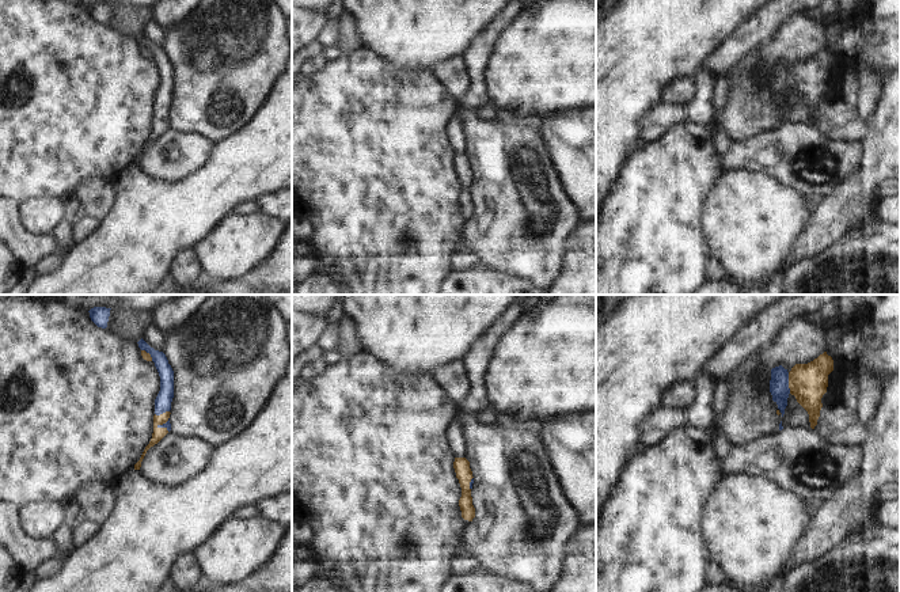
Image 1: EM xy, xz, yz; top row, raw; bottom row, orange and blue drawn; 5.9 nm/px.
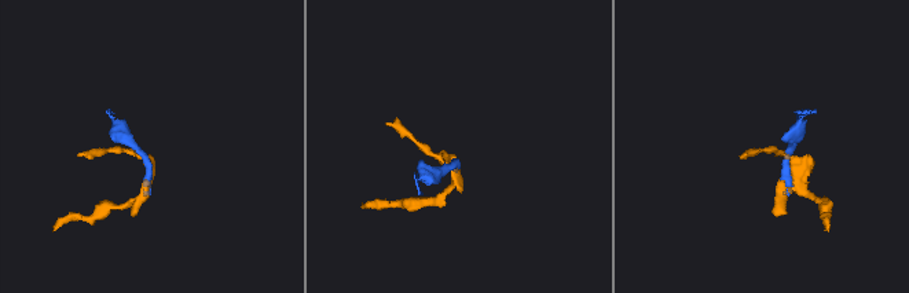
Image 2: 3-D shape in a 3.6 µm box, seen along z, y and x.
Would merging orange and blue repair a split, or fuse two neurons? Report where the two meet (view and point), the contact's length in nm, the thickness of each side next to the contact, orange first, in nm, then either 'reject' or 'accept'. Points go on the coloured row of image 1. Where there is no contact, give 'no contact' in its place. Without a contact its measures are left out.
meets orange in yz at (789, 383); contact 130 nm long; 220 nm thick on the orange side, 120 nm on the other; accept

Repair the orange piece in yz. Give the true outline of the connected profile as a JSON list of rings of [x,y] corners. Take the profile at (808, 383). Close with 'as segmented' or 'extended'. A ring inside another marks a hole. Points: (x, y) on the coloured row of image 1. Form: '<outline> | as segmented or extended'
[[[827,352],[808,364],[795,364],[790,372],[782,365],[772,368],[770,392],[782,417],[791,394],[808,411],[810,428],[814,429],[823,407],[821,398],[827,392],[828,375],[832,371],[833,360]]] | extended

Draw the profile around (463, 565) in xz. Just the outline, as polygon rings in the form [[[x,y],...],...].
[[[459,555],[459,558],[453,563],[453,573],[456,577],[466,576],[466,574],[474,574],[478,572],[483,572],[483,565],[476,558]]]

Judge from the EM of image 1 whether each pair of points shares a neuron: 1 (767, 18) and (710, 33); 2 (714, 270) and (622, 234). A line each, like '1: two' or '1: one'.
1: two
2: two

